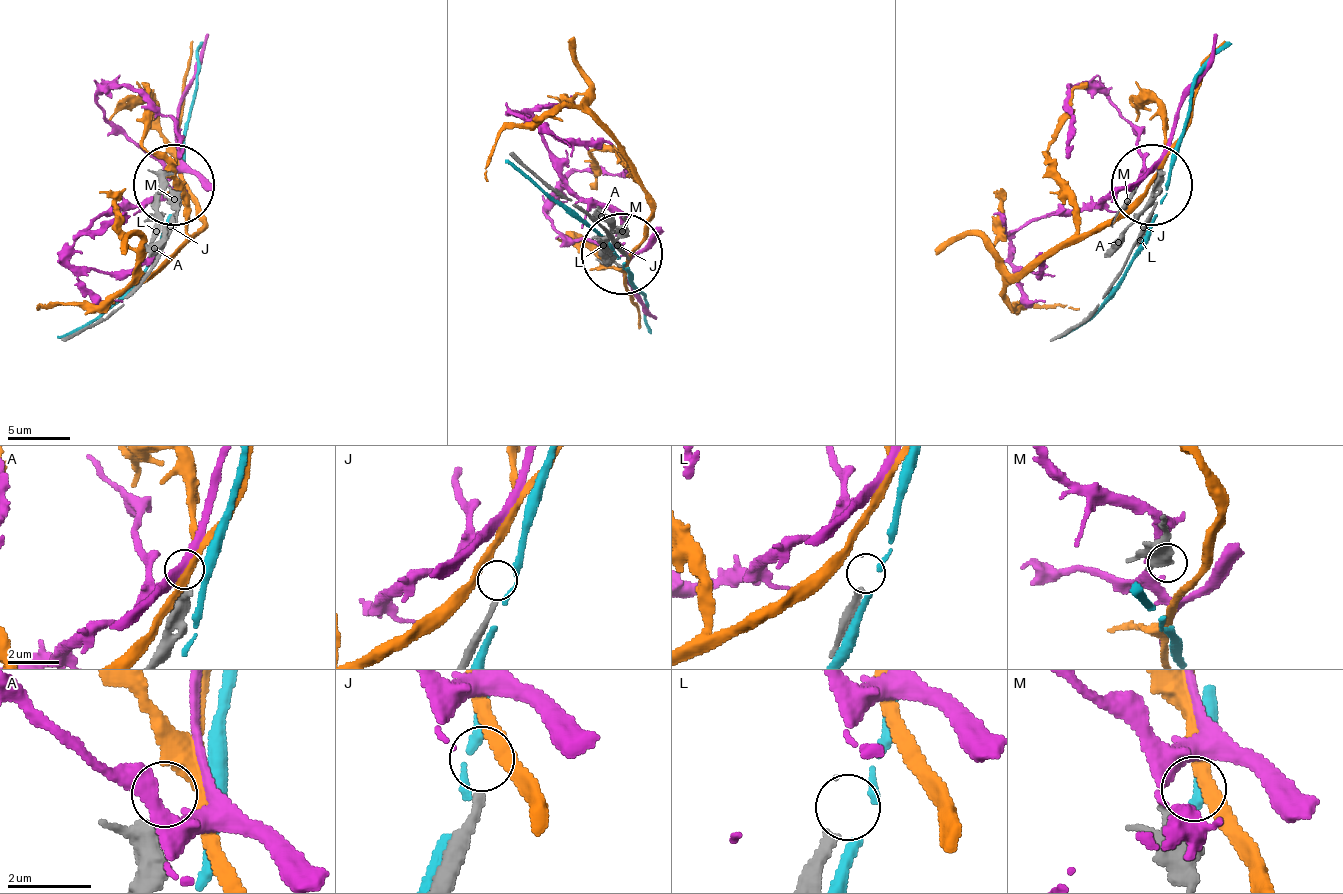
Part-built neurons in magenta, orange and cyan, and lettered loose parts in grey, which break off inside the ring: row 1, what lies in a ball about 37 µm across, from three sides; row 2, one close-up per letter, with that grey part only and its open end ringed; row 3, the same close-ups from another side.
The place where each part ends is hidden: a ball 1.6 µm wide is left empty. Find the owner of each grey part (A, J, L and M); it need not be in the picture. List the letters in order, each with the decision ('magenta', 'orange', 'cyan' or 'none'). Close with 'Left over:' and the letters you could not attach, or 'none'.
A: orange
J: none
L: none
M: none
Left over: J, L, M

